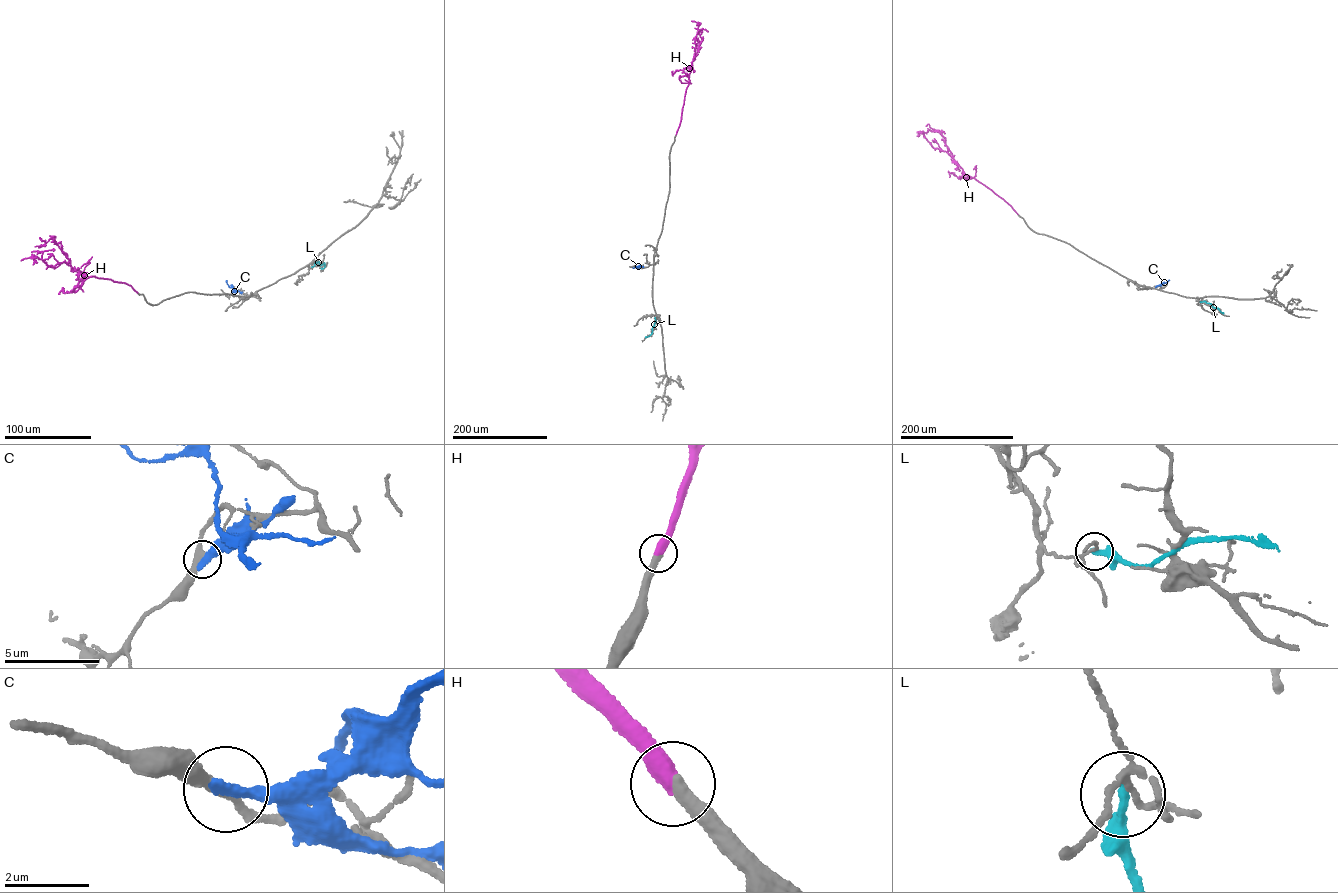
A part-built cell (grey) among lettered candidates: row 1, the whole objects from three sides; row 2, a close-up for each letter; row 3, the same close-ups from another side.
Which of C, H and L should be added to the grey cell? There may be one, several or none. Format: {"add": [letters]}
{"add": ["H"]}

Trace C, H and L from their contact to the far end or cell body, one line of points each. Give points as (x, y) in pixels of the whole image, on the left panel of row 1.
C: (232, 292), (226, 280)
H: (137, 292), (123, 282), (93, 276), (86, 278), (64, 261), (50, 267), (33, 255), (21, 260)
L: (311, 267), (316, 262), (321, 265), (324, 262), (324, 267), (320, 268)

